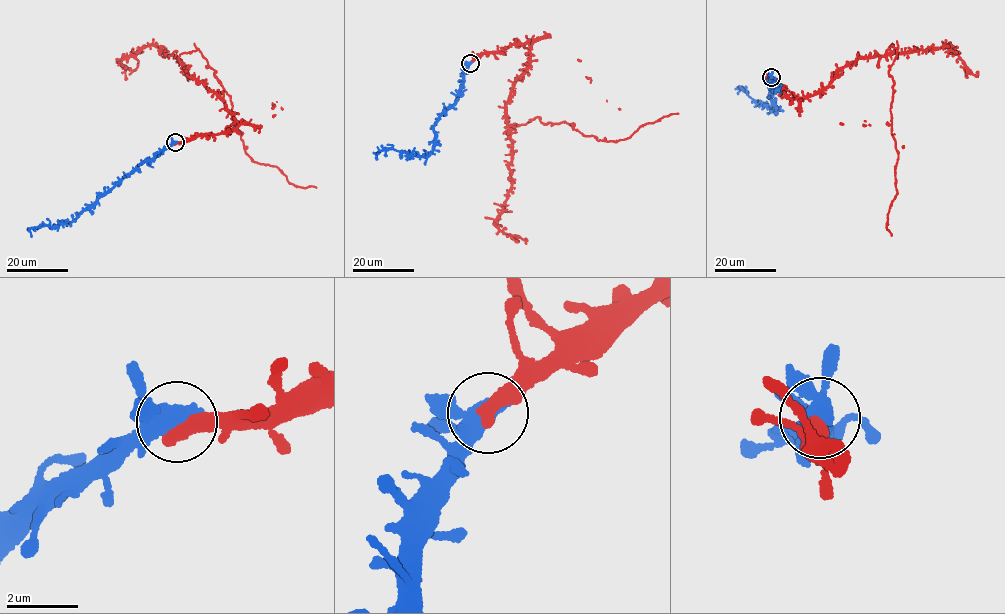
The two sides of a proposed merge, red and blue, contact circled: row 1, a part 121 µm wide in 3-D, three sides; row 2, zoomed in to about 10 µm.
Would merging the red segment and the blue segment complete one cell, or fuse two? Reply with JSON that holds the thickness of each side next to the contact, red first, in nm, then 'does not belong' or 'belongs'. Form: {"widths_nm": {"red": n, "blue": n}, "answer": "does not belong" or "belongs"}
{"widths_nm": {"red": 440, "blue": 400}, "answer": "belongs"}

